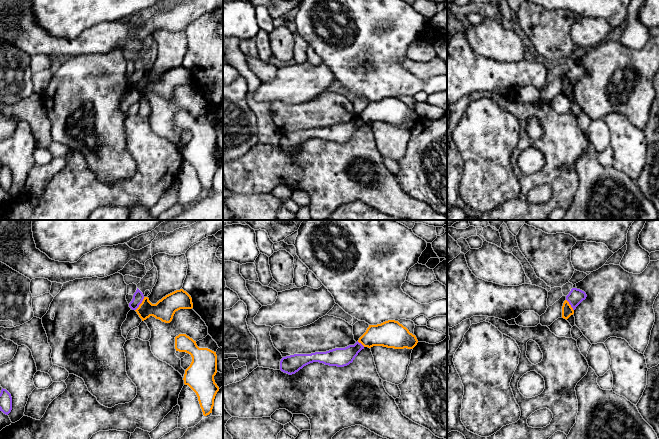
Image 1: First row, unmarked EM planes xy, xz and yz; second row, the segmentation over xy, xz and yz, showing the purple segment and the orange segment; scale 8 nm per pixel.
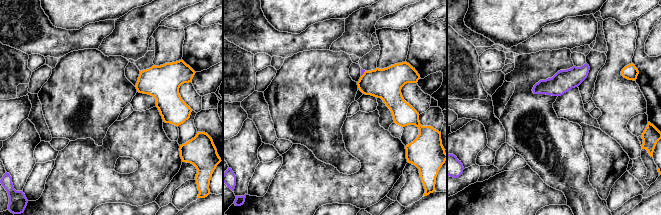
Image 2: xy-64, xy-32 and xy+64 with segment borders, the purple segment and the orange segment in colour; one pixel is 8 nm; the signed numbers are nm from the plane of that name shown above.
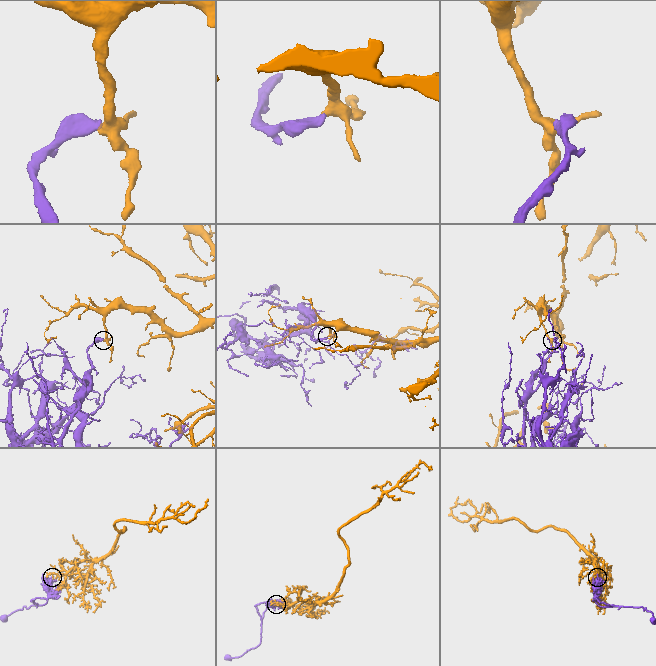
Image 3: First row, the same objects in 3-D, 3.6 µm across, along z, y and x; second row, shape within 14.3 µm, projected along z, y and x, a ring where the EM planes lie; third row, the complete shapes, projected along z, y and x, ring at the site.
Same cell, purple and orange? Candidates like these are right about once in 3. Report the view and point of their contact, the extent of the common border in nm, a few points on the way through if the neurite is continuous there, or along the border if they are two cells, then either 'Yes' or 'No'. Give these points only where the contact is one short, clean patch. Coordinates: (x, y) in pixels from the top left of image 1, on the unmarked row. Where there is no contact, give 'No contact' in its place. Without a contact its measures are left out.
Touches purple at xy (140, 79). Shared border 130 nm. Boundary: xy (144, 73), (135, 86). No

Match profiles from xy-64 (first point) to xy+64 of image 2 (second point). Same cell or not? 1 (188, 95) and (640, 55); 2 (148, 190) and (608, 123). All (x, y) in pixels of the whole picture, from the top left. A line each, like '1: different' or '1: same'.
1: different
2: different

